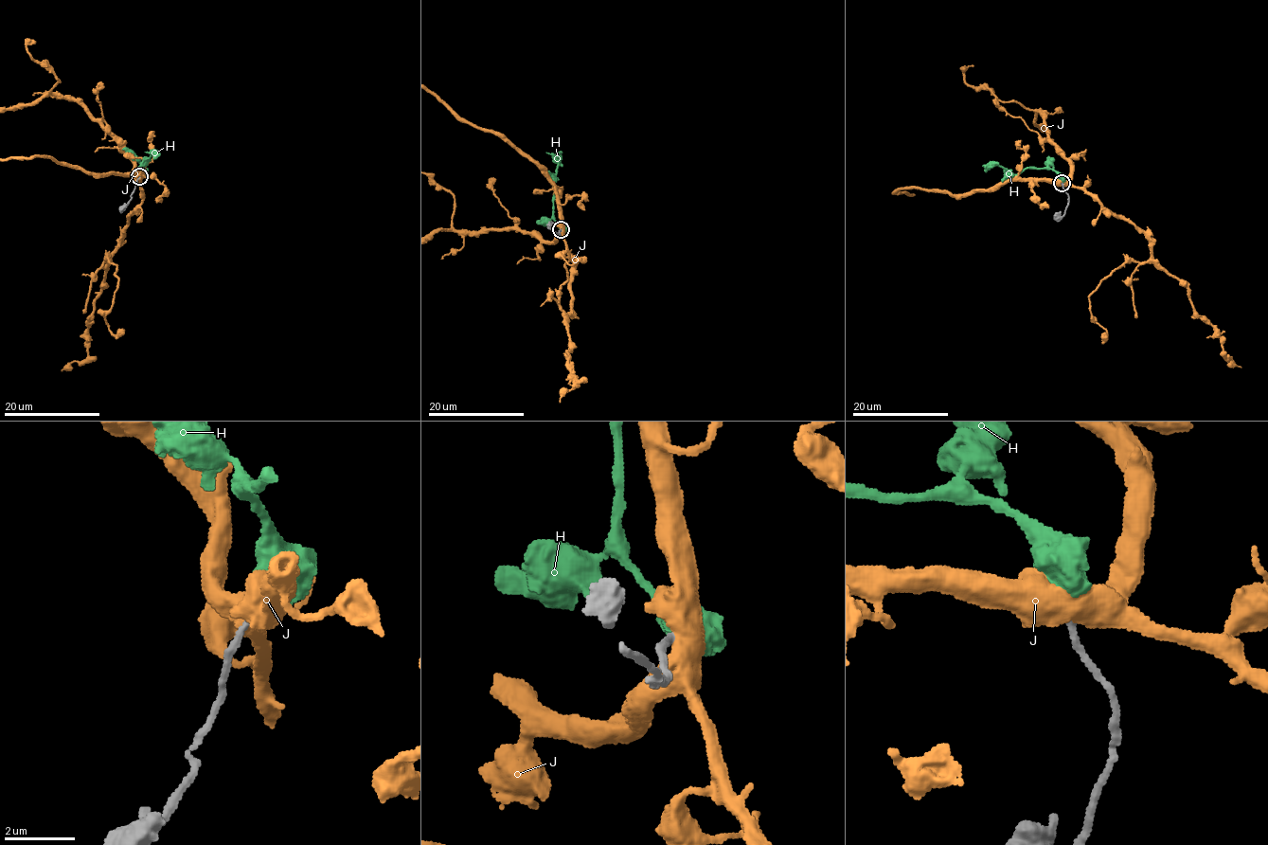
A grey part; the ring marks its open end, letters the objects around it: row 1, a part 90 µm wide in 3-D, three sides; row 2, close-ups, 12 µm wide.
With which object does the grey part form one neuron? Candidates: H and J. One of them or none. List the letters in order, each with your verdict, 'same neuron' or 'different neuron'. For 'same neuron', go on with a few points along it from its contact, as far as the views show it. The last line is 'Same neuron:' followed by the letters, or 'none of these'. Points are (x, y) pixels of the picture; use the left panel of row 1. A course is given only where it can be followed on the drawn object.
H: same neuron
J: different neuron
Same neuron: H

